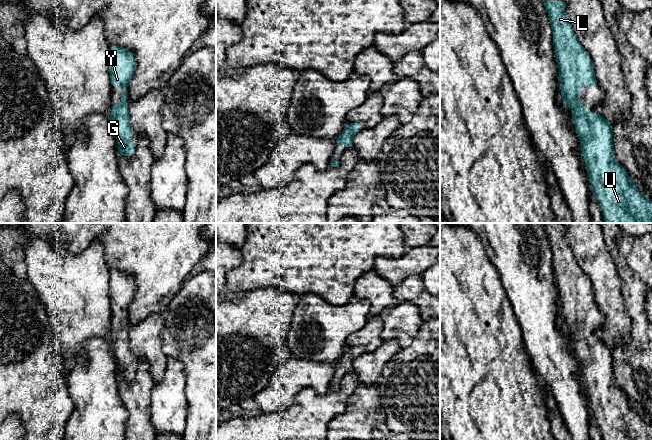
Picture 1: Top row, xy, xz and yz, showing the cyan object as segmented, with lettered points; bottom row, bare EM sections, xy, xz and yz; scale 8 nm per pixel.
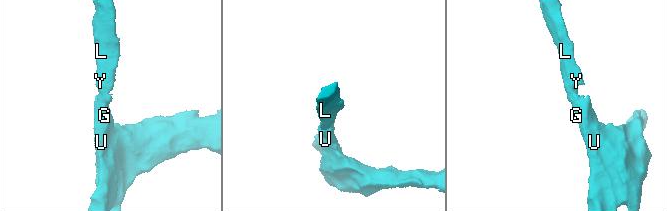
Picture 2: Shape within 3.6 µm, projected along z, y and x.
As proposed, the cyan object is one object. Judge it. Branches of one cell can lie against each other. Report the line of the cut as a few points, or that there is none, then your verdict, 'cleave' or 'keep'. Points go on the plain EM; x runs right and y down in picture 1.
cut none; keep

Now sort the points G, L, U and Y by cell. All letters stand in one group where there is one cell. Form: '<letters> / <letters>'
G L U Y

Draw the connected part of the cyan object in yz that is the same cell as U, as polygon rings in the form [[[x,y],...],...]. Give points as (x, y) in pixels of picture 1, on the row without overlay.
[[[542,223],[549,238],[553,254],[553,269],[556,276],[561,318],[564,327],[573,335],[572,342],[581,365],[581,375],[586,386],[586,395],[603,440],[652,440],[652,424],[644,421],[630,403],[627,394],[615,385],[612,347],[599,337],[590,337],[578,320],[579,311],[599,311],[591,281],[574,258],[565,238],[564,223]]]

